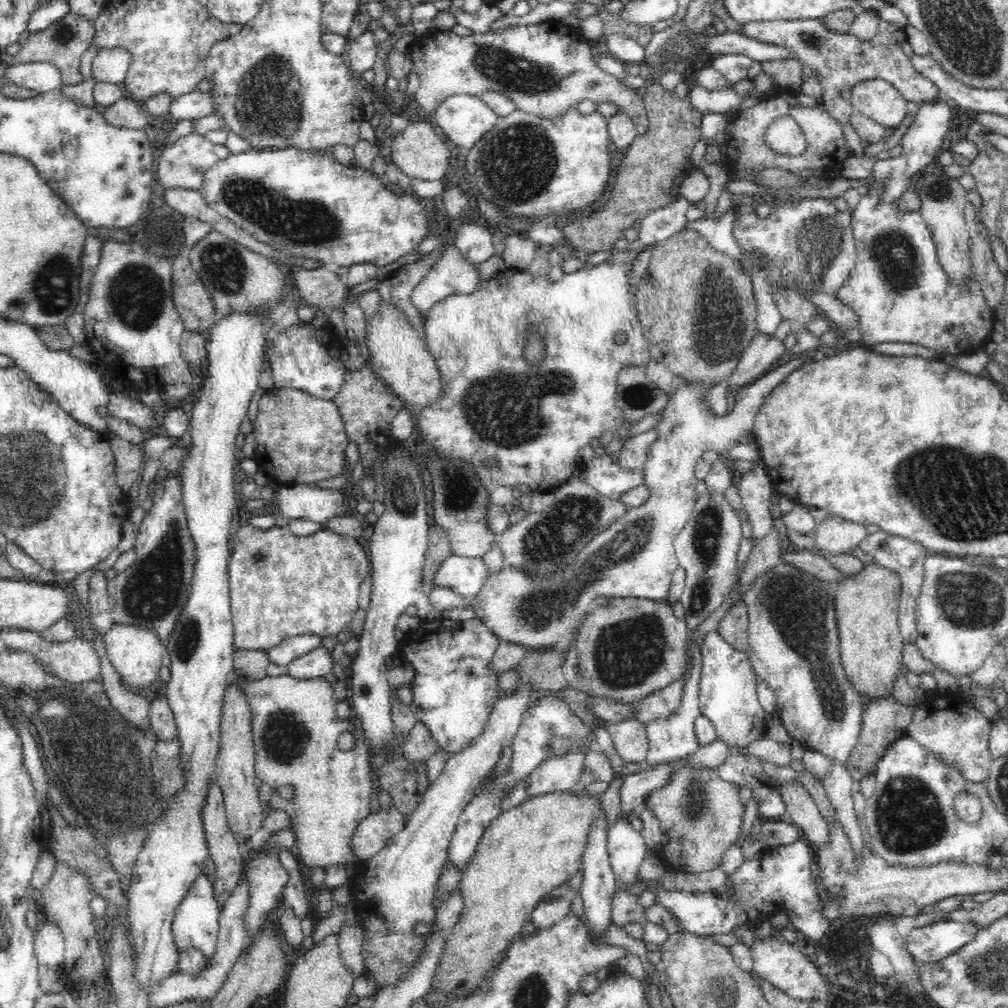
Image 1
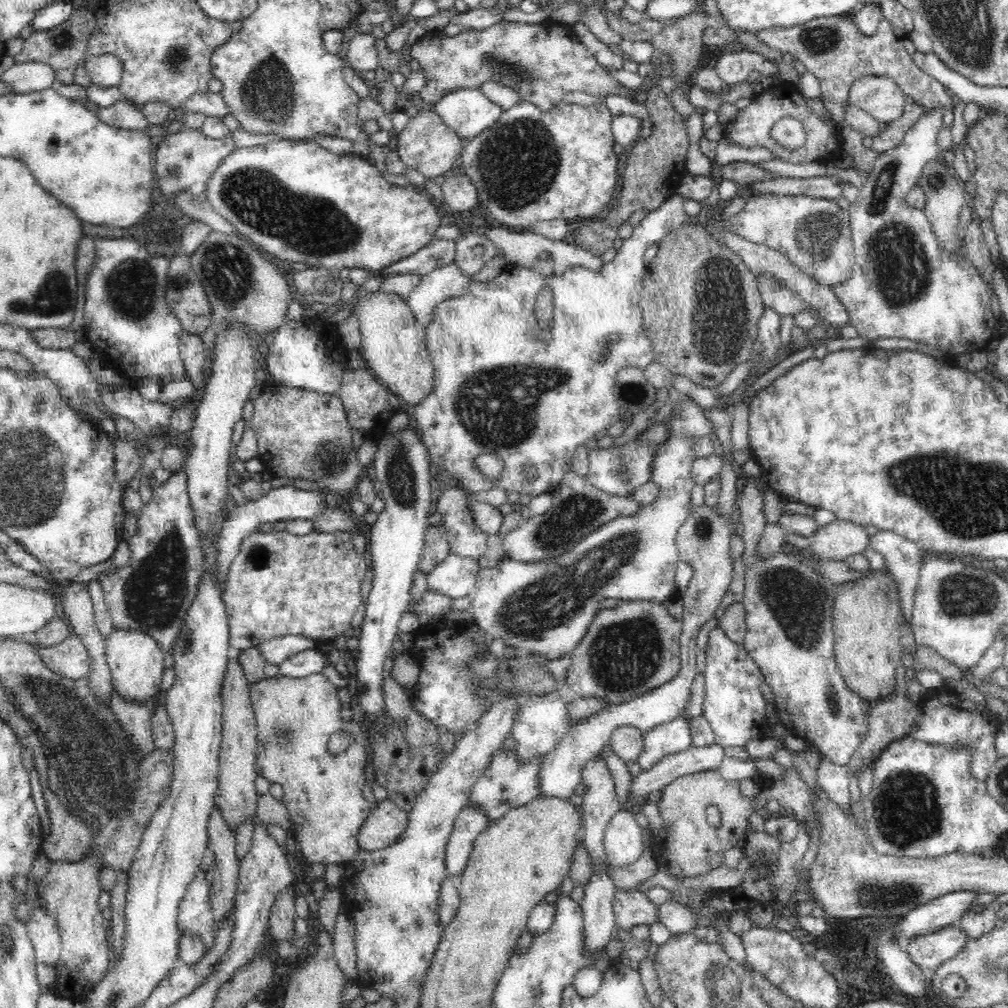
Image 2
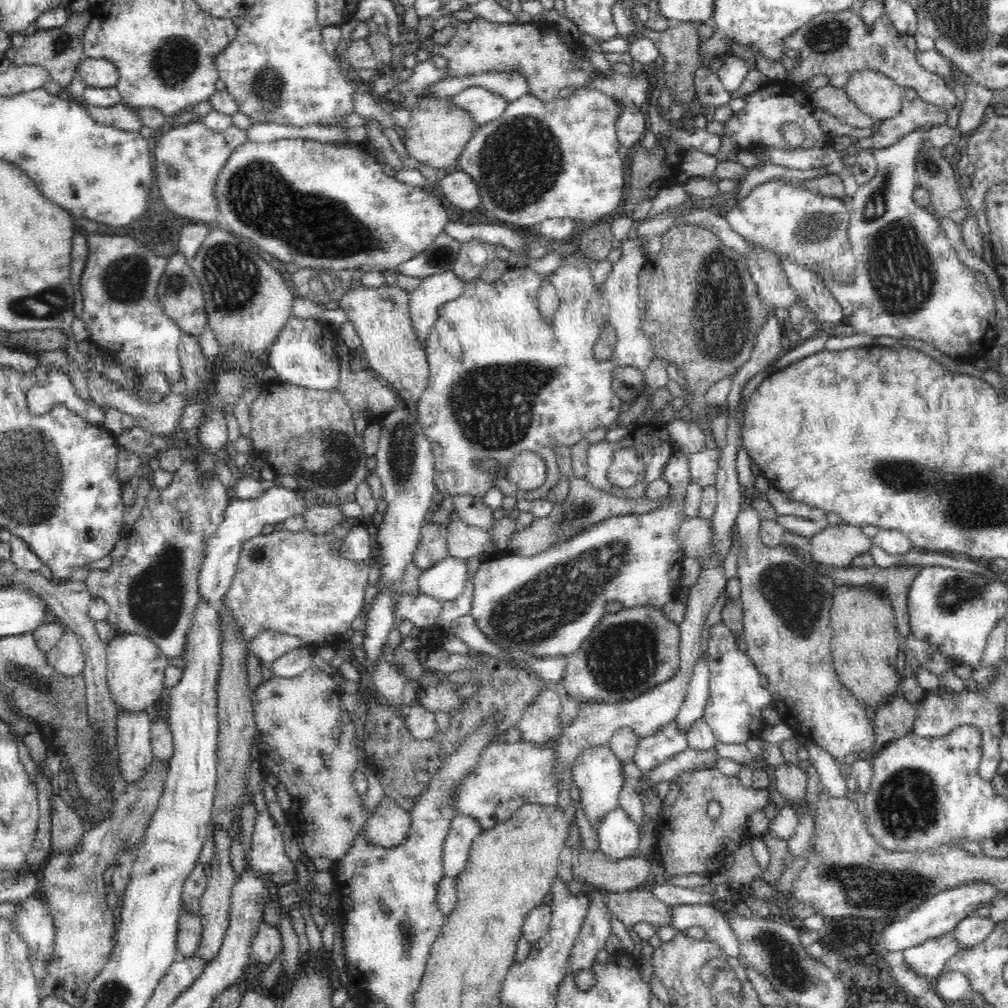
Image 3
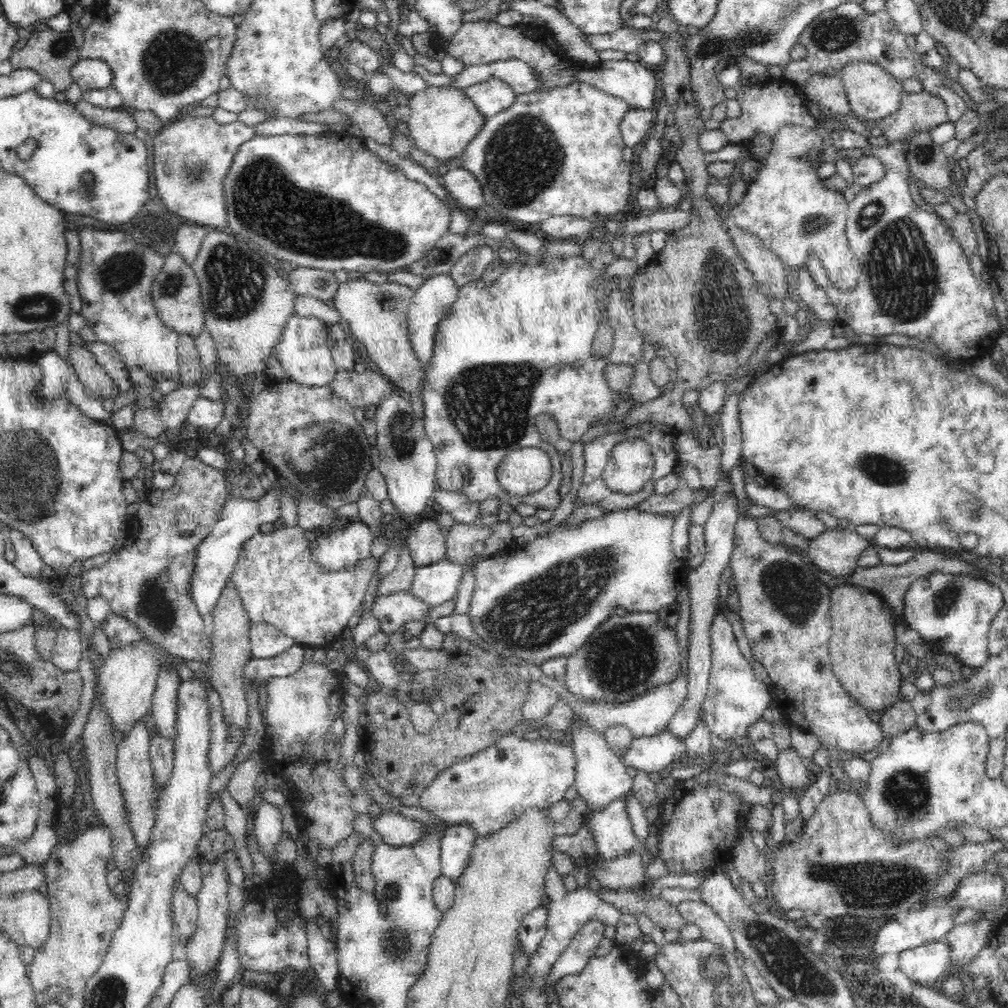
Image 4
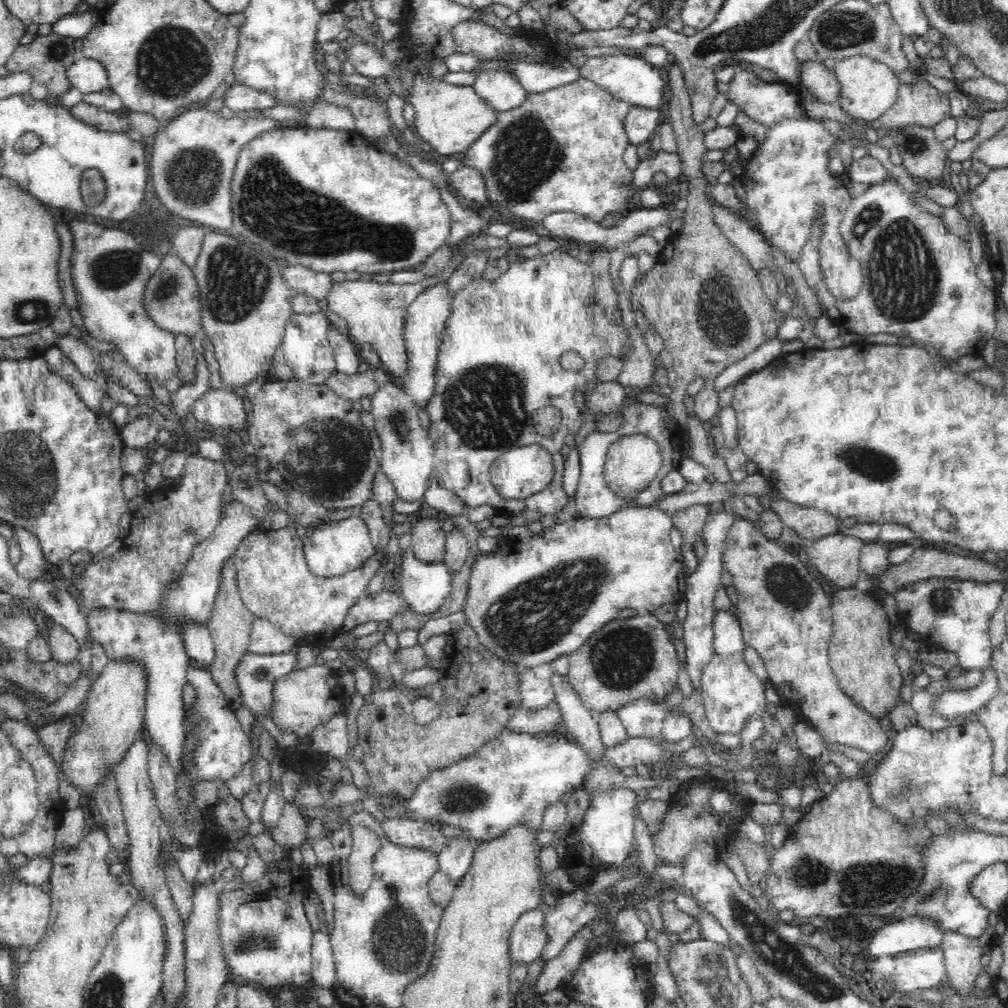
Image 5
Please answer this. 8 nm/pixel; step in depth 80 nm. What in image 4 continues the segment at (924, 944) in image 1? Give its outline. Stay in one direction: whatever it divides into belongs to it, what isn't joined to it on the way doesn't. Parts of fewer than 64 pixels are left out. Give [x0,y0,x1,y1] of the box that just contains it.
[900,939,951,988]

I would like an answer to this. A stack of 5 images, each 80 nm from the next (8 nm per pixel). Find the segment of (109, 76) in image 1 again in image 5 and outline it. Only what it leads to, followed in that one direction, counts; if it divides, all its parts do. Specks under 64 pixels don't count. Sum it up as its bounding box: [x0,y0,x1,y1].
[66,57,108,94]

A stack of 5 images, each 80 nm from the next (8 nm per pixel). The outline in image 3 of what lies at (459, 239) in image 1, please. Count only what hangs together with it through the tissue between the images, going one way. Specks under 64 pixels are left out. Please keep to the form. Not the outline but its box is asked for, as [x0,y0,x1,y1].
[452,239,497,282]

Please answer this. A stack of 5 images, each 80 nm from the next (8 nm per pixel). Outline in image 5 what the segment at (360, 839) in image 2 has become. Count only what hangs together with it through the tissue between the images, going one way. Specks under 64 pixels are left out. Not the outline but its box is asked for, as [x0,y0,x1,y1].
[381,818,449,856]

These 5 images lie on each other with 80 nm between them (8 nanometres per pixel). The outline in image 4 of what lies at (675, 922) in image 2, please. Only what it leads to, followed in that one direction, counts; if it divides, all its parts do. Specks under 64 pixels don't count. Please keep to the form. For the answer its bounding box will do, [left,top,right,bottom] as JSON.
[676,900,737,952]

